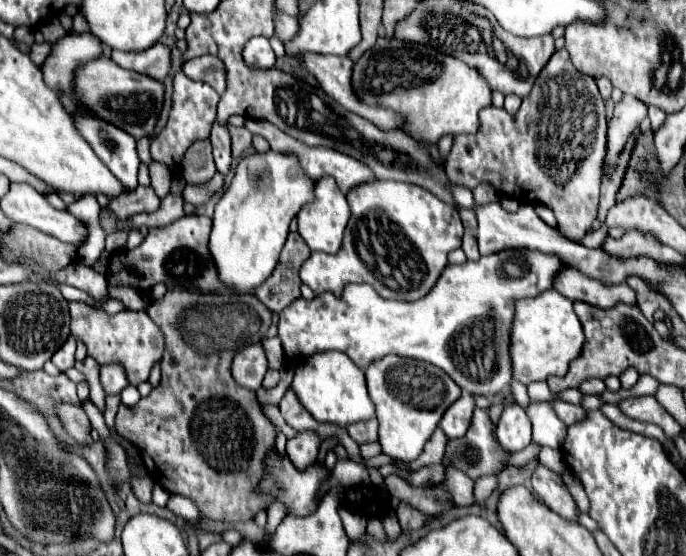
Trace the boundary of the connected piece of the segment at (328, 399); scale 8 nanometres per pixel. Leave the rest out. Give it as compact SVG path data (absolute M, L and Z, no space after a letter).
M330 350L304 358L296 368L292 388L298 394L298 400L304 404L304 408L318 422L330 422L346 428L348 424L370 420L376 414L376 406L368 394L366 376L362 368L358 368L344 352Z

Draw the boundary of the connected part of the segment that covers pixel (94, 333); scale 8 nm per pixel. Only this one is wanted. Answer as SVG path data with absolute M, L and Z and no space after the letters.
M68 302L68 308L72 318L70 320L72 336L86 344L88 356L92 356L100 364L112 364L112 362L120 364L126 370L128 382L132 386L144 382L150 374L152 364L162 358L164 336L160 334L160 328L152 322L146 311L122 310L118 314L108 314L84 302Z

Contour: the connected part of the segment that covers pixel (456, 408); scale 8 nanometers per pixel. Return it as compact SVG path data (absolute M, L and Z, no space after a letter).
M462 394L462 398L458 398L444 414L440 428L444 430L444 434L452 440L452 438L460 438L466 434L470 422L472 422L472 414L476 410L474 398L470 394Z

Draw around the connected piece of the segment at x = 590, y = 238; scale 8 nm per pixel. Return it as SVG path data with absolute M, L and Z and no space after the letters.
M602 224L602 226L598 230L589 232L588 234L586 234L586 236L584 236L584 238L576 242L589 248L599 247L608 236L607 230L607 226L605 224Z

